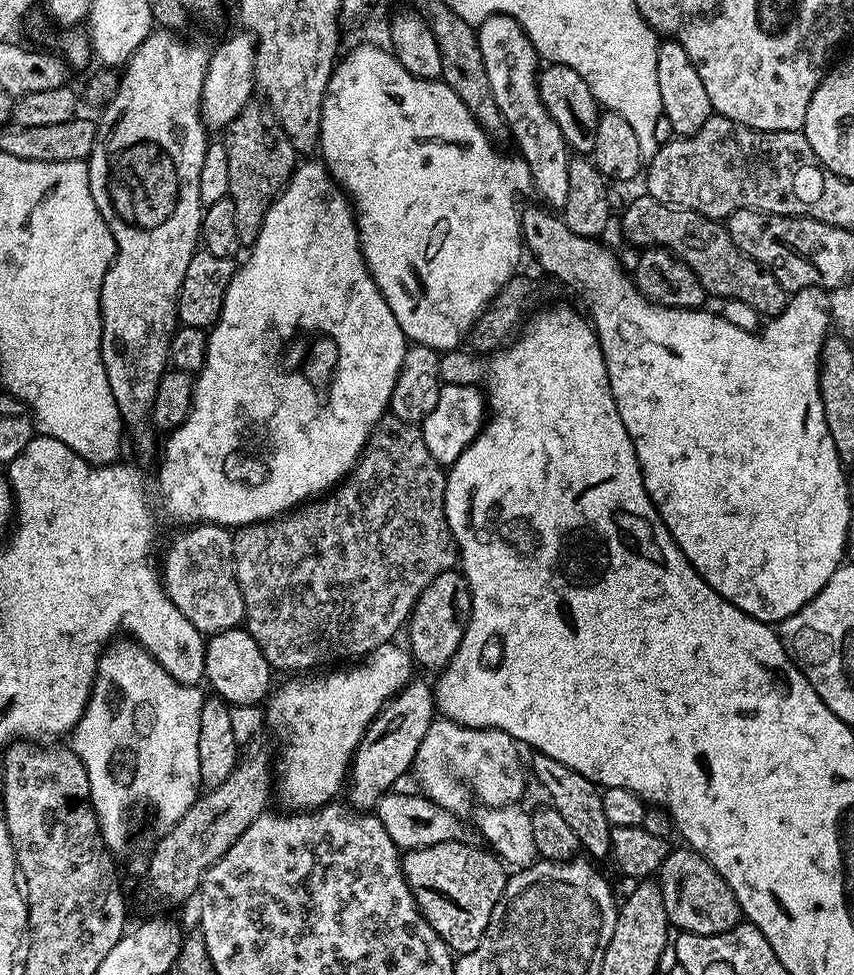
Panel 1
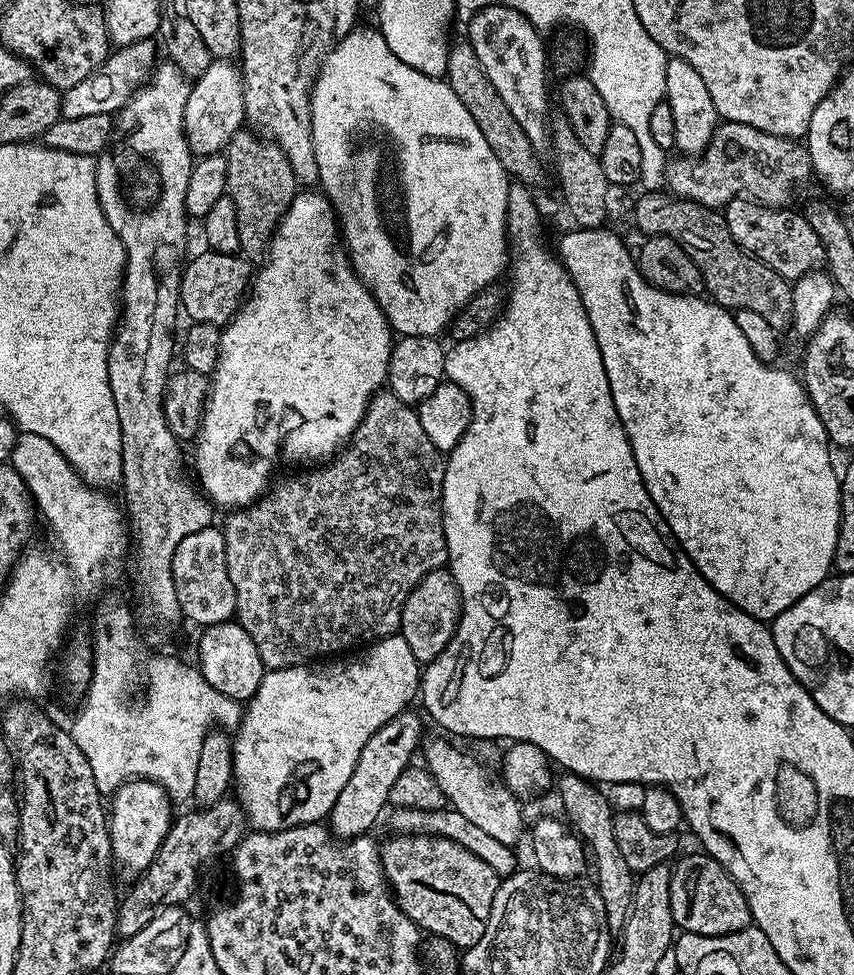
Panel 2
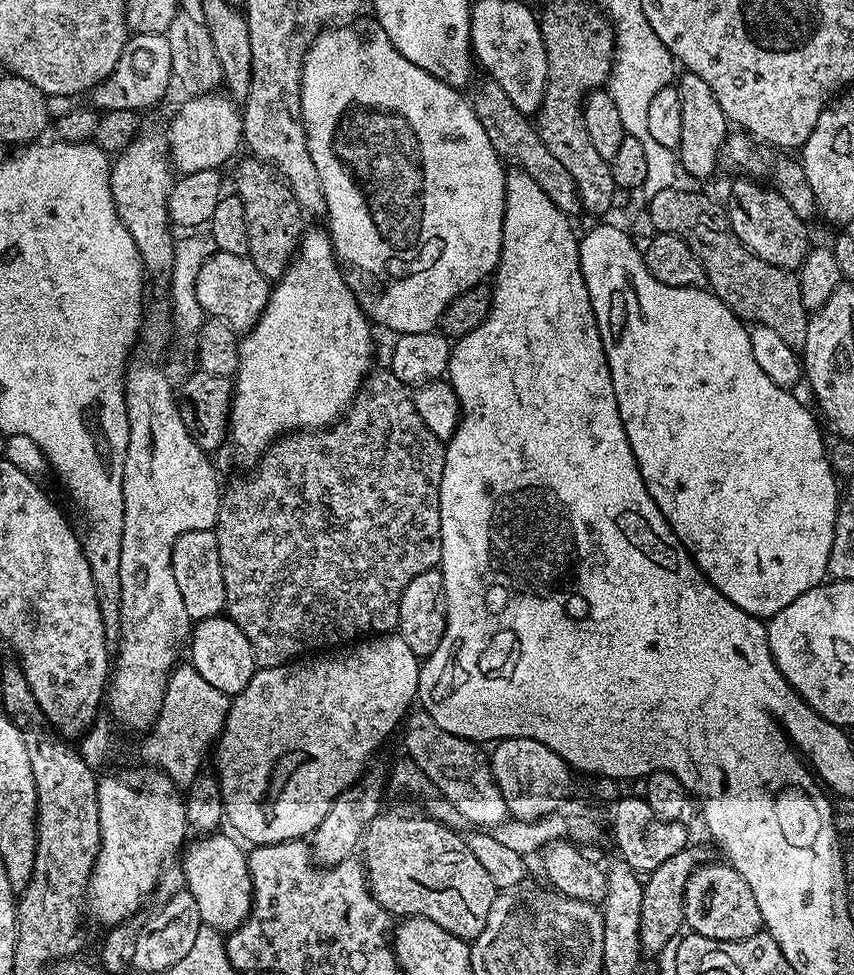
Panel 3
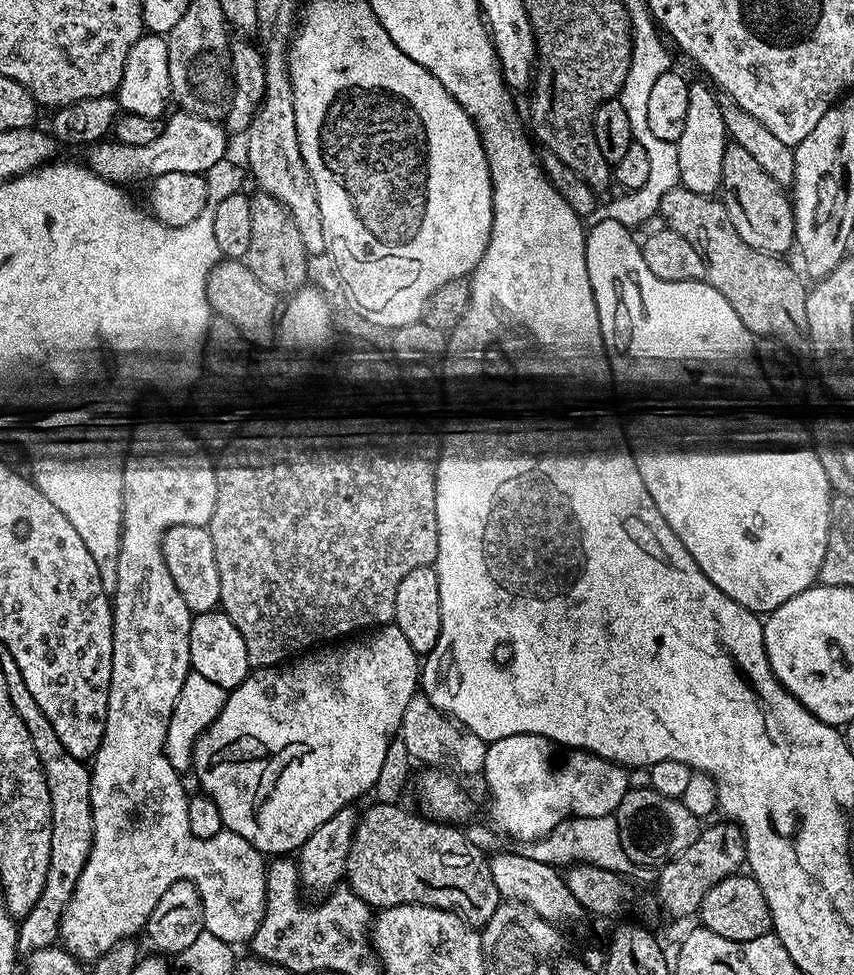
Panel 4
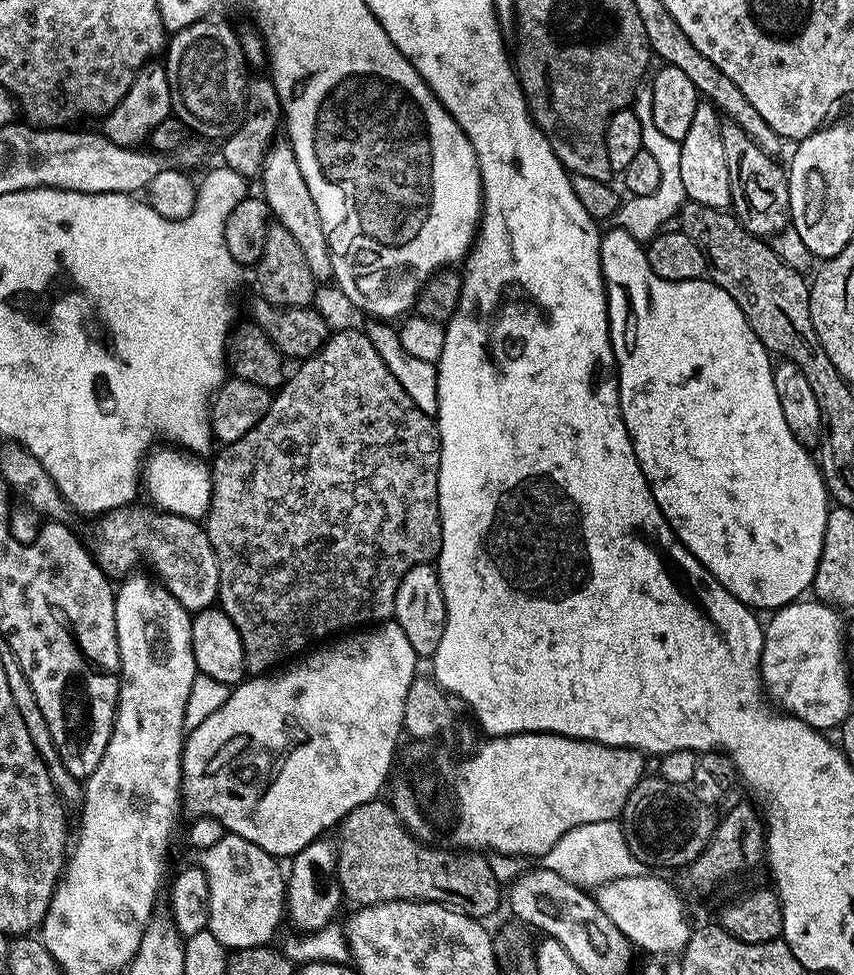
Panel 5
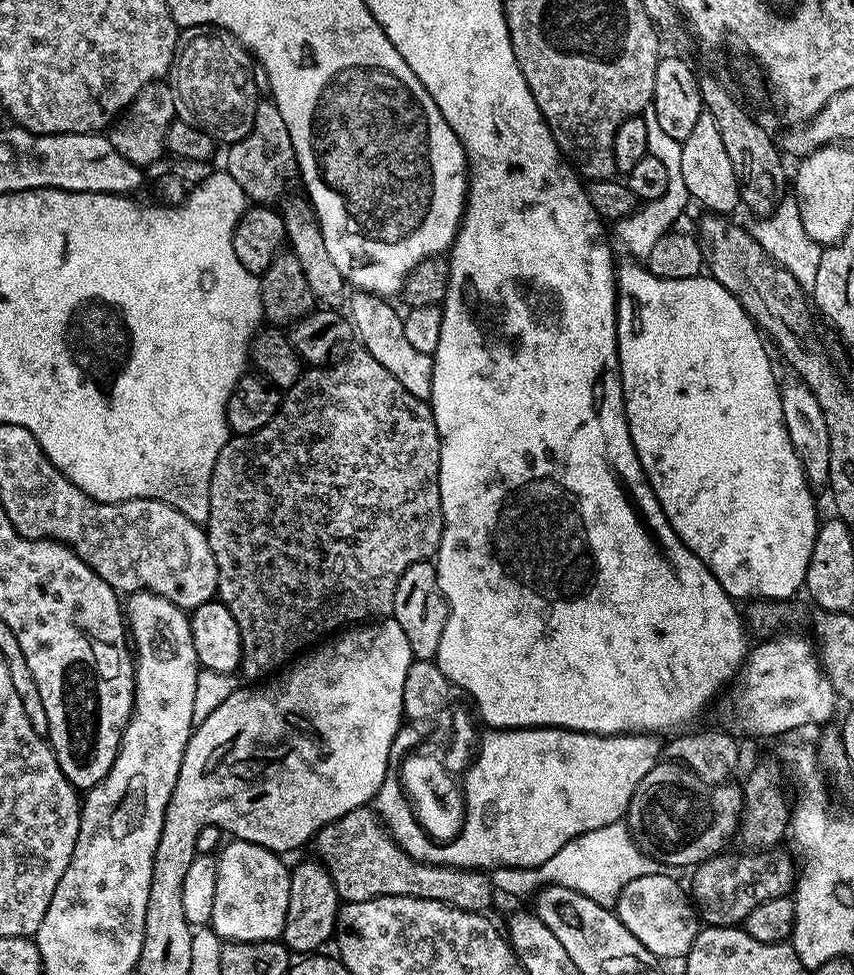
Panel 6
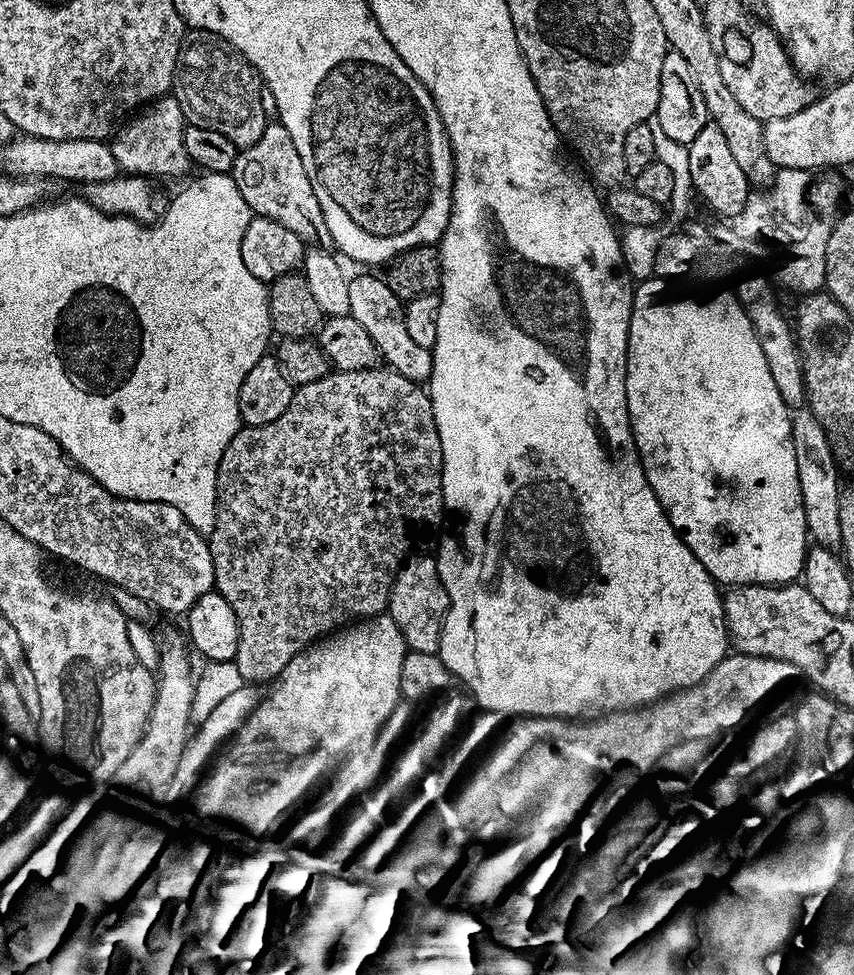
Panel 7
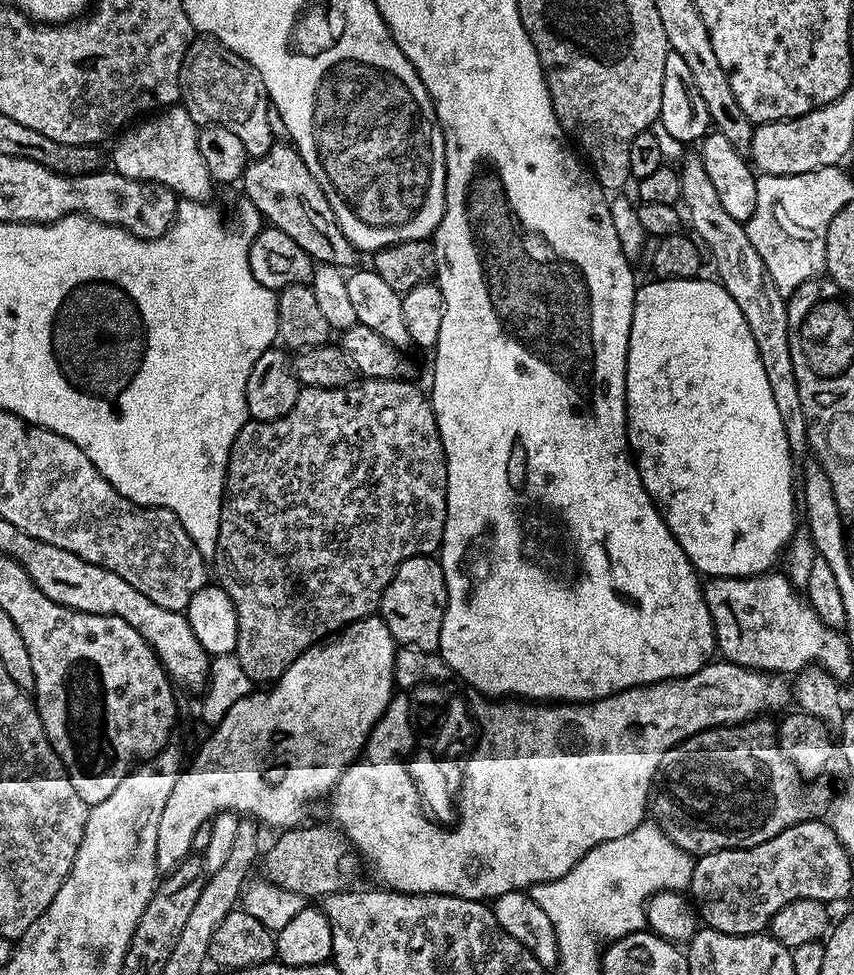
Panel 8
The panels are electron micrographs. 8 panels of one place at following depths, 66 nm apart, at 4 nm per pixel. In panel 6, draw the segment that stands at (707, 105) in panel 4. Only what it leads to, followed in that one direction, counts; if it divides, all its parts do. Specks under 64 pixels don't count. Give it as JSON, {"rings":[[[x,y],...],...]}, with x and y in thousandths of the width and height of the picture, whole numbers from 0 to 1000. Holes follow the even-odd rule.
{"rings":[[[829,115],[817,121],[808,142],[799,146],[799,183],[803,186],[803,195],[811,206],[815,205],[834,219],[857,219],[867,209],[867,192],[850,159],[850,150],[845,147],[845,137],[841,137],[841,128]]]}

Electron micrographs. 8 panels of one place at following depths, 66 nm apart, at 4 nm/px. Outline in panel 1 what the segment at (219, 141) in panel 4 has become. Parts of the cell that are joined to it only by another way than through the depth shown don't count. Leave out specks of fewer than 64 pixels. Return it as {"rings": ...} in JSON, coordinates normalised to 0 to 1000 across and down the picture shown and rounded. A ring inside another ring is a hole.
{"rings":[[[280,31],[267,37],[252,50],[247,50],[241,72],[241,84],[237,88],[234,118],[239,121],[239,130],[266,132],[269,125],[279,119],[296,102],[295,90],[300,86],[297,59],[300,58],[300,39],[289,31]]]}

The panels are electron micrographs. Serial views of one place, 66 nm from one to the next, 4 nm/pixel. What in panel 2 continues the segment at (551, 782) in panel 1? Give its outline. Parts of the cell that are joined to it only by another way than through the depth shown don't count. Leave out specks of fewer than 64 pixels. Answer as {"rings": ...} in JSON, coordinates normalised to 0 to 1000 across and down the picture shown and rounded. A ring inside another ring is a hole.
{"rings":[[[660,792],[650,801],[650,811],[656,811],[656,825],[660,828],[659,840],[683,863],[691,875],[692,885],[698,885],[697,910],[705,917],[705,927],[710,929],[710,942],[714,954],[724,958],[731,952],[733,942],[738,937],[740,918],[745,912],[746,899],[733,888],[728,875],[724,872],[724,863],[719,861],[719,832],[708,813],[694,801],[673,796],[671,792]]]}

